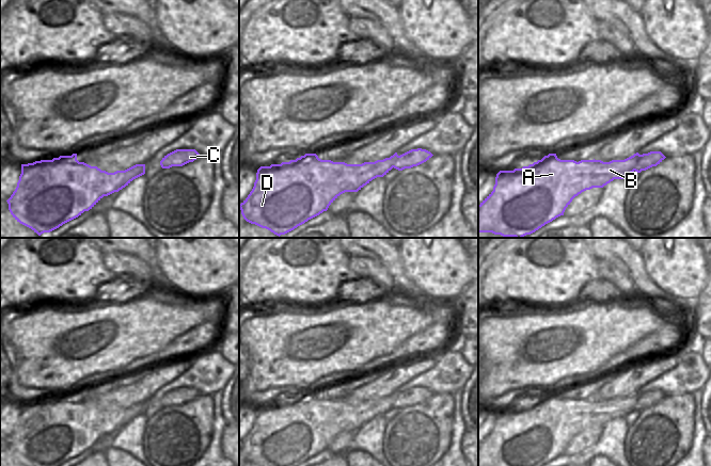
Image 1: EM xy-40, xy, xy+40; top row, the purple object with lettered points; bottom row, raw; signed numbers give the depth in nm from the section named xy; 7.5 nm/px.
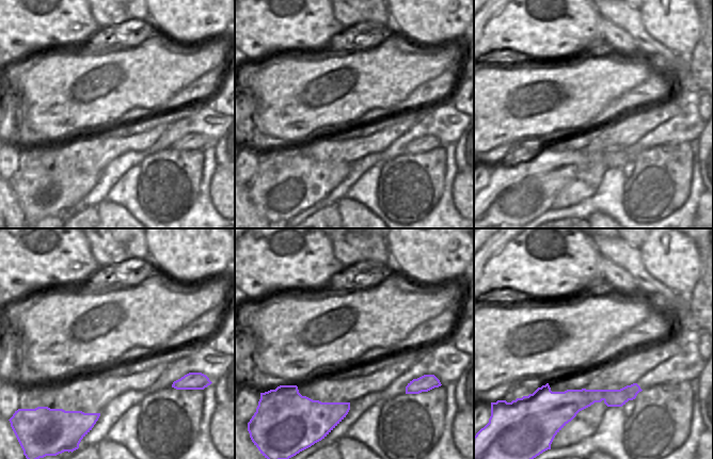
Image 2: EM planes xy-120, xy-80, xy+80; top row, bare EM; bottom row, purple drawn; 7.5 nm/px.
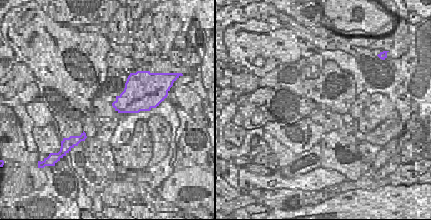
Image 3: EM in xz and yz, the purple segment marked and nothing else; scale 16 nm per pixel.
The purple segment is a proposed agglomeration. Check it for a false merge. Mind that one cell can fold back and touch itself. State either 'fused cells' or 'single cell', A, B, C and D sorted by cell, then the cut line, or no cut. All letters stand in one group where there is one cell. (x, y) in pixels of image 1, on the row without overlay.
single cell | A B C D | no cut

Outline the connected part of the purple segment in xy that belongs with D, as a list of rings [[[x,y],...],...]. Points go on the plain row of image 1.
[[[422,387],[411,388],[400,395],[395,391],[390,397],[362,403],[347,403],[321,399],[316,392],[305,392],[296,399],[260,405],[256,412],[254,425],[239,444],[243,457],[259,466],[298,466],[327,450],[329,445],[345,431],[358,431],[377,416],[383,416],[393,406],[402,409],[417,405],[433,393]]]

